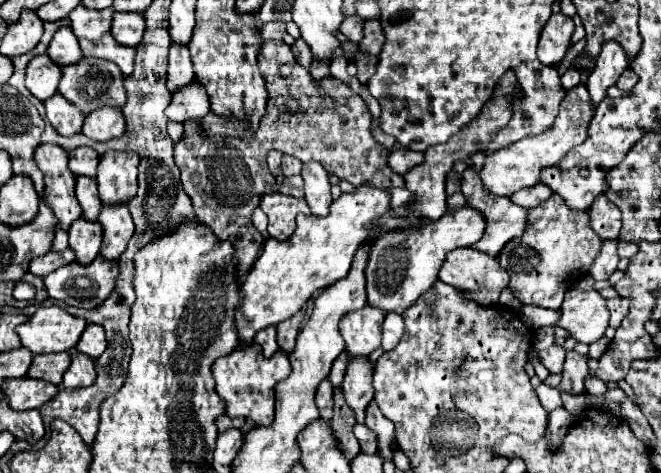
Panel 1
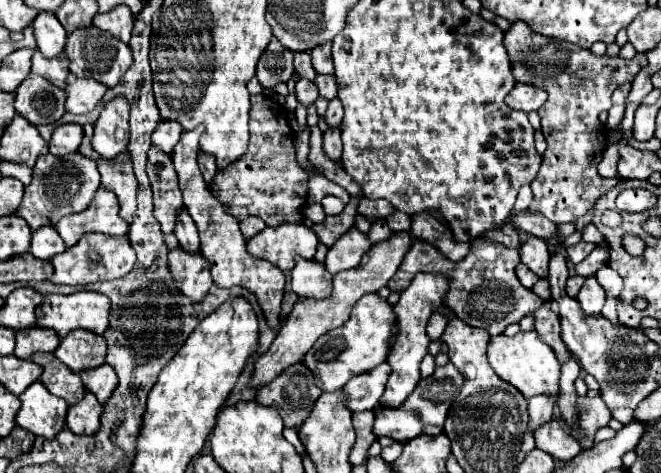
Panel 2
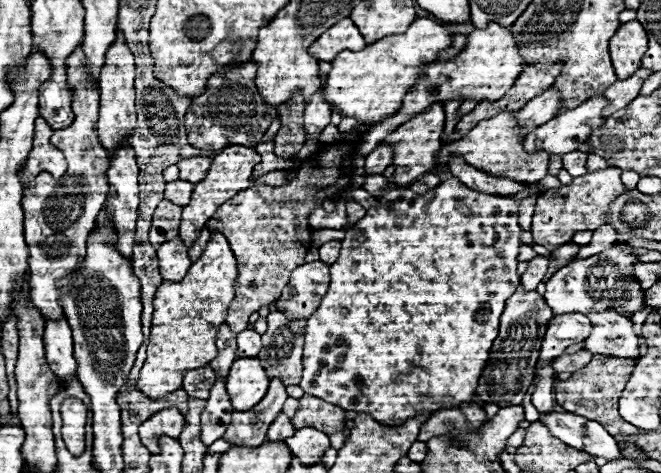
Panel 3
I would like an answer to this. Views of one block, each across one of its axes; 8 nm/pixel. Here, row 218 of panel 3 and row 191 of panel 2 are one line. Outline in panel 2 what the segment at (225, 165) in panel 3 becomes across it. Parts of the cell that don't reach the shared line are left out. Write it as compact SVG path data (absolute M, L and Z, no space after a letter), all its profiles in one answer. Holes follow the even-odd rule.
M200 126L192 132L184 132L180 138L180 144L176 144L174 154L172 154L172 162L174 162L176 174L178 174L180 190L184 194L186 210L192 216L194 224L198 226L200 252L210 262L210 274L214 278L214 284L220 288L242 286L242 288L250 290L252 294L256 294L268 326L272 330L276 330L276 326L280 324L280 302L282 302L282 294L284 294L286 276L274 264L268 264L266 260L252 260L252 256L248 256L246 240L240 232L238 220L232 220L232 216L228 216L226 208L212 196L212 192L208 192L208 186L204 184L200 170L198 170L198 164L196 164L196 156L200 150L198 138L202 136L202 130L204 128Z

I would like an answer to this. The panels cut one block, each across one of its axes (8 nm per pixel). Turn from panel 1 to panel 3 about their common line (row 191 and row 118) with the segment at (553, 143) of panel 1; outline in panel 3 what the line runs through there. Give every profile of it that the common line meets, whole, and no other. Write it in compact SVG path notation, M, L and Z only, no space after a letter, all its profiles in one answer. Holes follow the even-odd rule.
M502 112L488 120L478 122L462 140L456 140L452 144L444 144L438 154L438 168L448 164L448 158L452 154L460 154L466 162L472 162L472 166L480 166L480 170L488 170L488 174L502 174L504 178L512 178L520 184L524 182L540 182L548 172L548 152L536 150L534 154L528 154L522 146L524 136L520 134L518 126L518 112Z

